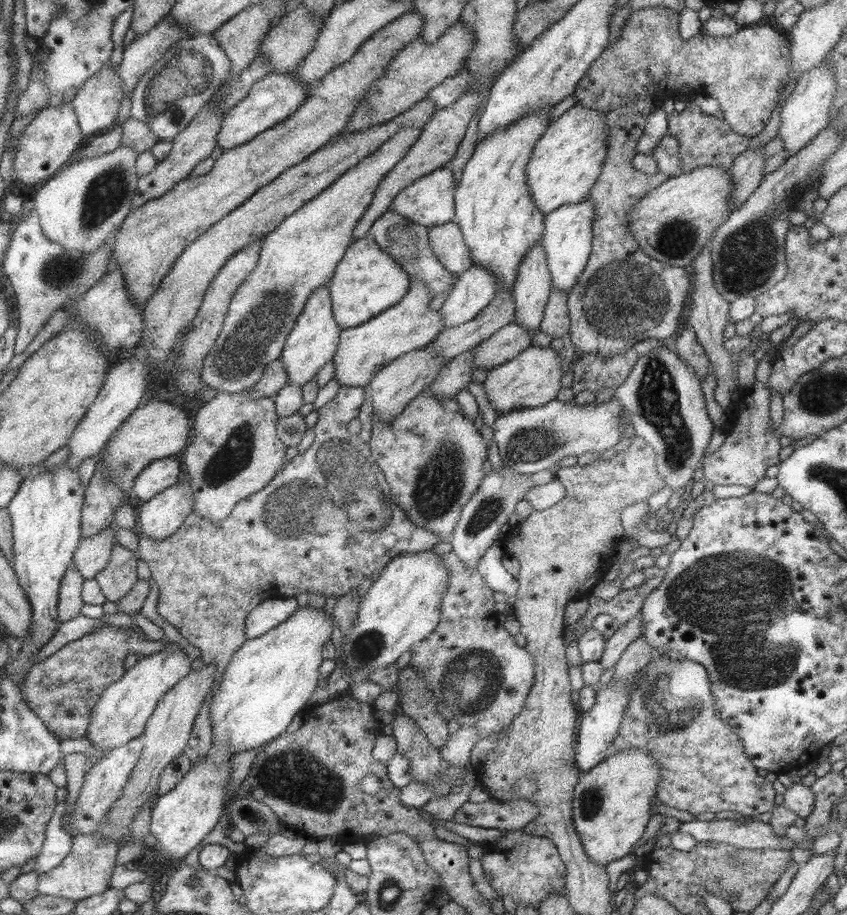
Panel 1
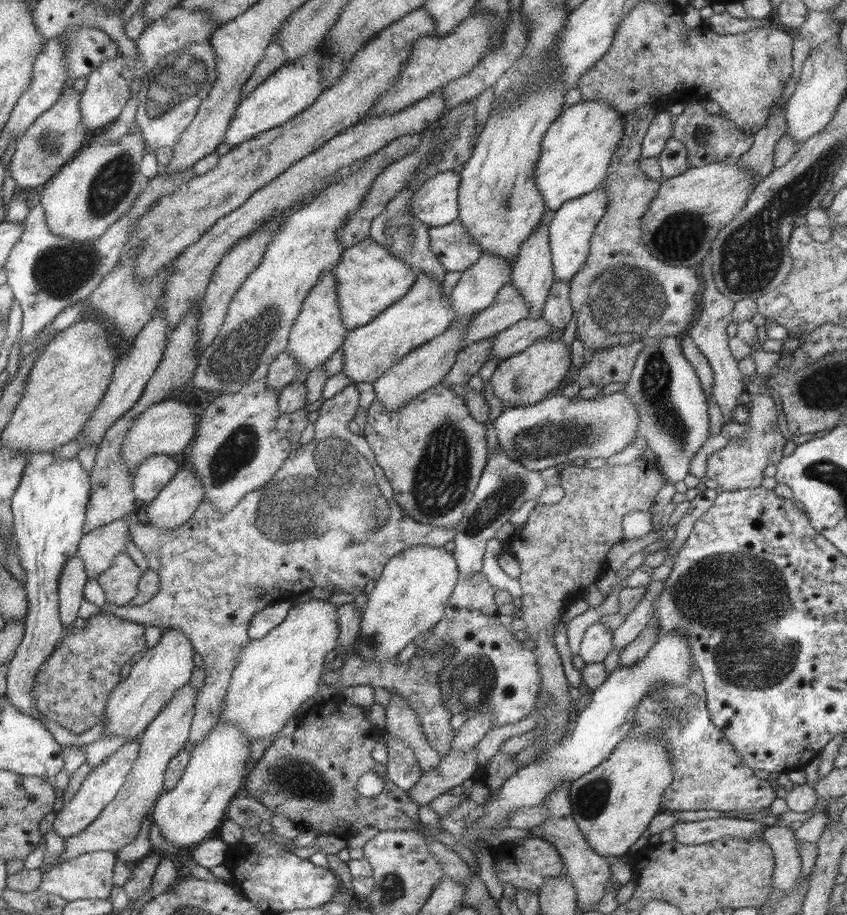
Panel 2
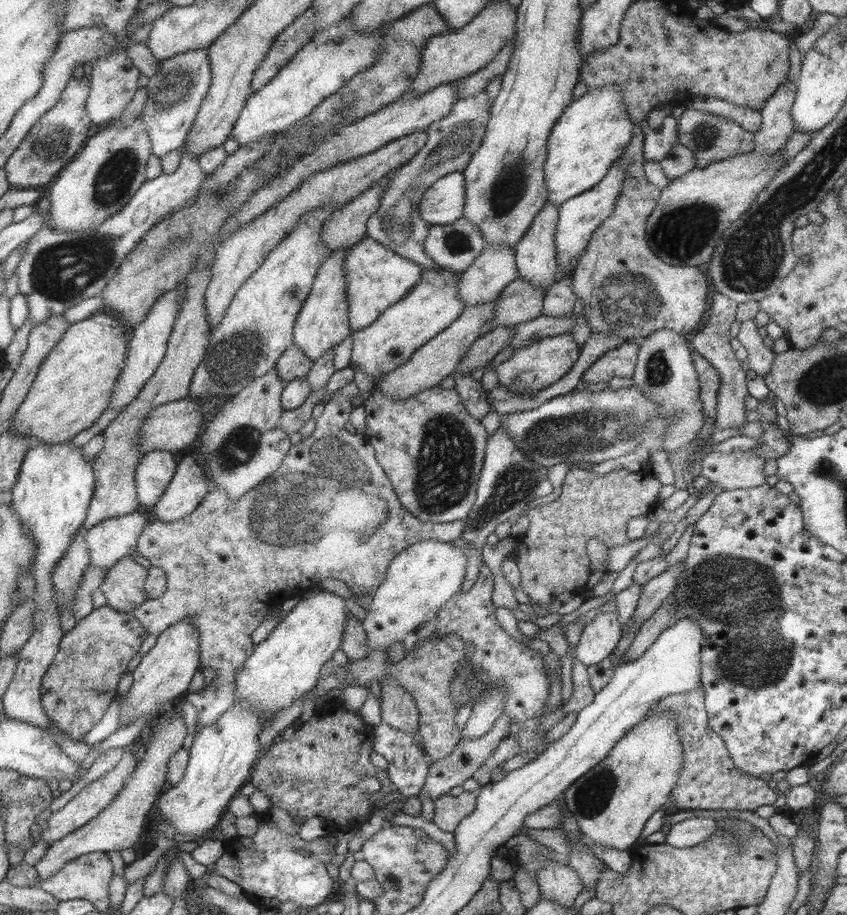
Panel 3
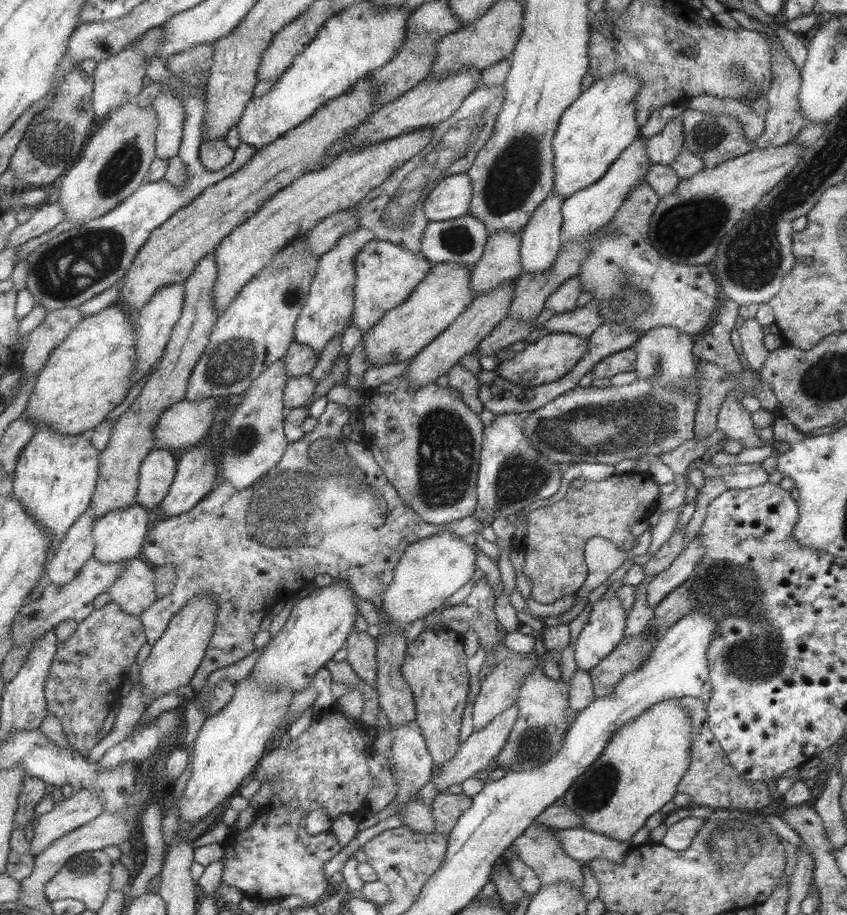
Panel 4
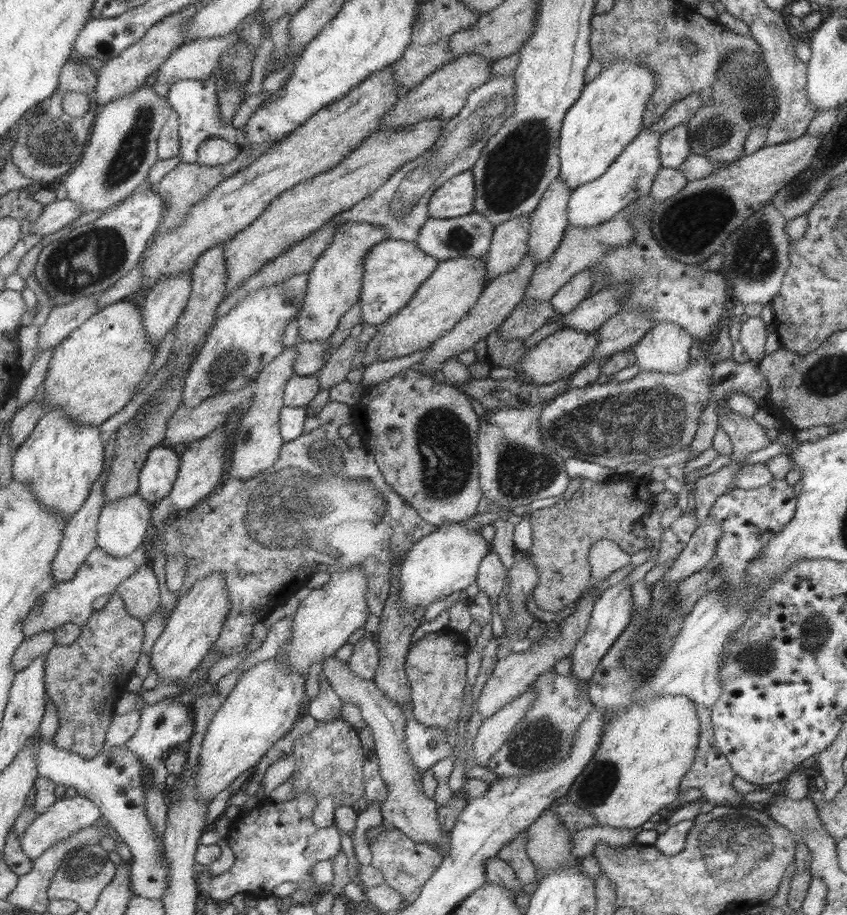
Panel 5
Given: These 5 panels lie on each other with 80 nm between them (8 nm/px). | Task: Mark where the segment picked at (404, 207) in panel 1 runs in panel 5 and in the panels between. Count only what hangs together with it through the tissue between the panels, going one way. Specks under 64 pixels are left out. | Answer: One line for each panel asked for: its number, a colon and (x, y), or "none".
2: (434, 202)
3: (442, 203)
4: (451, 197)
5: (455, 197)

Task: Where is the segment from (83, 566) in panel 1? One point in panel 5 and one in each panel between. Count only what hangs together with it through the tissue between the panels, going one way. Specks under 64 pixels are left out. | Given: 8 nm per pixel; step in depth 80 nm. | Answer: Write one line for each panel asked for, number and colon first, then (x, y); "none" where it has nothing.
2: (97, 549)
3: (113, 538)
4: (117, 535)
5: (123, 524)

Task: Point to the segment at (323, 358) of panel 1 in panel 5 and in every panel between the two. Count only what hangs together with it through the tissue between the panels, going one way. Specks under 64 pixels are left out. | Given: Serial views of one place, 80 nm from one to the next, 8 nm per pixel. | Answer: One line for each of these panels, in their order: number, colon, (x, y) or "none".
2: (317, 332)
3: (322, 323)
4: (329, 305)
5: (334, 284)

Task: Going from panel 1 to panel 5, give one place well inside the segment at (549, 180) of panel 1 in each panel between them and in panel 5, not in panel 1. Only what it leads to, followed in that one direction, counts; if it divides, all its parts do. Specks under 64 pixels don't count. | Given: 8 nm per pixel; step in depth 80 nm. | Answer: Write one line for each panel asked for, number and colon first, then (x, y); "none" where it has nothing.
2: (575, 151)
3: (593, 130)
4: (592, 131)
5: (607, 114)

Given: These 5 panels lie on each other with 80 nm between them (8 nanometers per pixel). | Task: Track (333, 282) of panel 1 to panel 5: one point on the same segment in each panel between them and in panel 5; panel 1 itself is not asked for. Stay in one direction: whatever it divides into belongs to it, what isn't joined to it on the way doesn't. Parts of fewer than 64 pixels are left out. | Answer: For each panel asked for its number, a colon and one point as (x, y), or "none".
2: (369, 279)
3: (375, 277)
4: (385, 273)
5: (393, 270)

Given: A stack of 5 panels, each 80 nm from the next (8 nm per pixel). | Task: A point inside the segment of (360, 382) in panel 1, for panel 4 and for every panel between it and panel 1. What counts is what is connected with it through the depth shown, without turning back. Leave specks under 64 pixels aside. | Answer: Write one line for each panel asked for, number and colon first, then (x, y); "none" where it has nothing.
2: (422, 313)
3: (432, 304)
4: (444, 294)

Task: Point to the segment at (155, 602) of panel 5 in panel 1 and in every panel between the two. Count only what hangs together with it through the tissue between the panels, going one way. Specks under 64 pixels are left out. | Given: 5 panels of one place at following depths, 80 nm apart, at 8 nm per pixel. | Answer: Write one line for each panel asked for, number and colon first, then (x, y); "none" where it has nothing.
1: (115, 580)
2: (119, 582)
3: (123, 586)
4: (133, 590)

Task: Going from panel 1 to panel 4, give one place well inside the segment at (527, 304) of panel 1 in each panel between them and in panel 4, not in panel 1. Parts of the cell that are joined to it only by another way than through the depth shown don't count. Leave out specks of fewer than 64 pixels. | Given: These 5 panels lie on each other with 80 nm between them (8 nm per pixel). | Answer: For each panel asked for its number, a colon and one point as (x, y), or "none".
2: (531, 274)
3: (535, 251)
4: (540, 243)

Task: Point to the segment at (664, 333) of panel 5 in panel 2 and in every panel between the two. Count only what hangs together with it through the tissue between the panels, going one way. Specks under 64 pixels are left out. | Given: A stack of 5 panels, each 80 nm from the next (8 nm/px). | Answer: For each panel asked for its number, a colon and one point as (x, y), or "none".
2: (672, 411)
3: (664, 373)
4: (664, 355)

